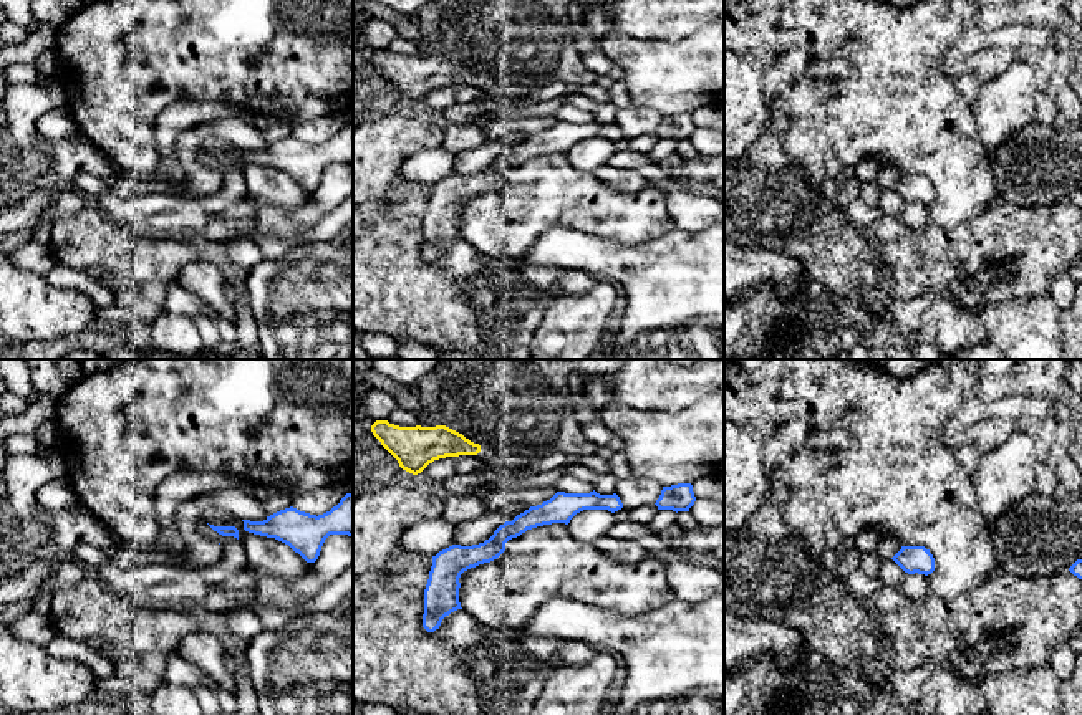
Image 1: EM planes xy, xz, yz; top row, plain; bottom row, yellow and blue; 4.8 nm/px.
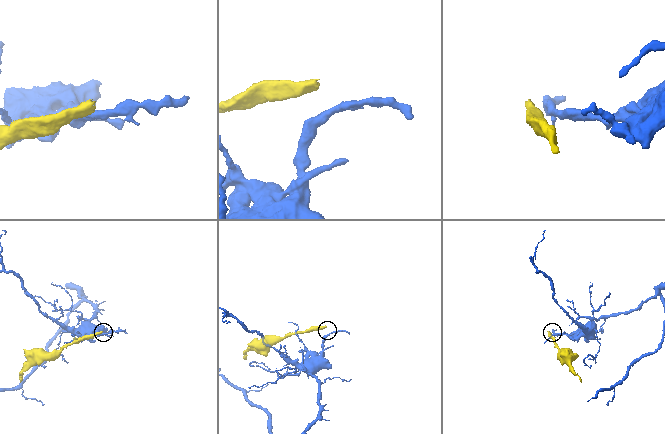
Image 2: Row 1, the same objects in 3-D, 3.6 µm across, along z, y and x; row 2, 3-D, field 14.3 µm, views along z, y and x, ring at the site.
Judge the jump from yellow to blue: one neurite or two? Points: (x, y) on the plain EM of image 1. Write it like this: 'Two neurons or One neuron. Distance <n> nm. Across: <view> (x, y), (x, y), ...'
Two neurons. Distance 360 nm. Across: xz (476, 83), (517, 144)

